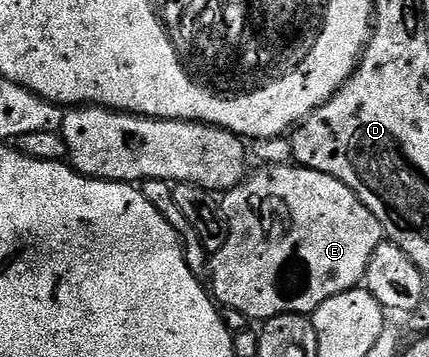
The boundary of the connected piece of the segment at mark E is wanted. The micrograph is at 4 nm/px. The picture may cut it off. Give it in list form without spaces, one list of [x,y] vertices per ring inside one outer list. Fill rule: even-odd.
[[[297,163],[263,164],[221,198],[223,214],[230,221],[228,243],[213,254],[208,265],[208,285],[219,306],[236,307],[248,319],[265,323],[285,313],[313,314],[332,295],[355,288],[365,278],[366,268],[384,234],[376,215],[360,203],[347,185],[332,175],[303,169]]]

